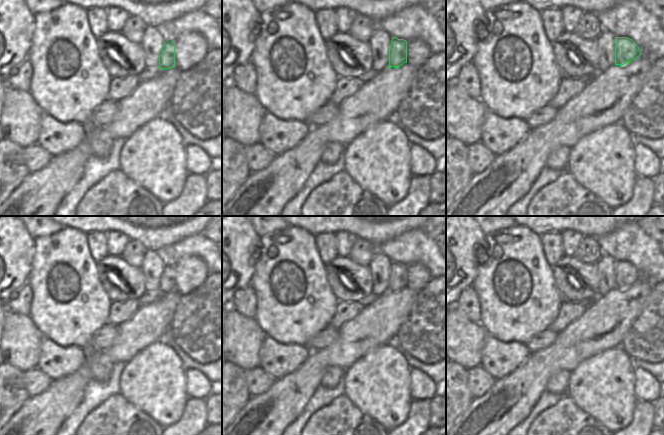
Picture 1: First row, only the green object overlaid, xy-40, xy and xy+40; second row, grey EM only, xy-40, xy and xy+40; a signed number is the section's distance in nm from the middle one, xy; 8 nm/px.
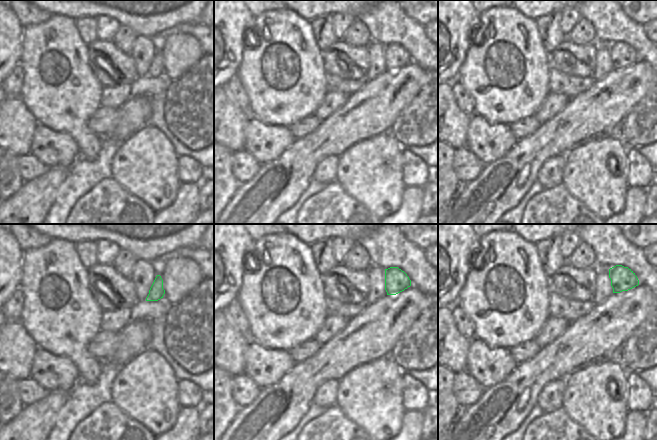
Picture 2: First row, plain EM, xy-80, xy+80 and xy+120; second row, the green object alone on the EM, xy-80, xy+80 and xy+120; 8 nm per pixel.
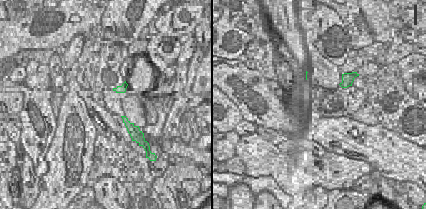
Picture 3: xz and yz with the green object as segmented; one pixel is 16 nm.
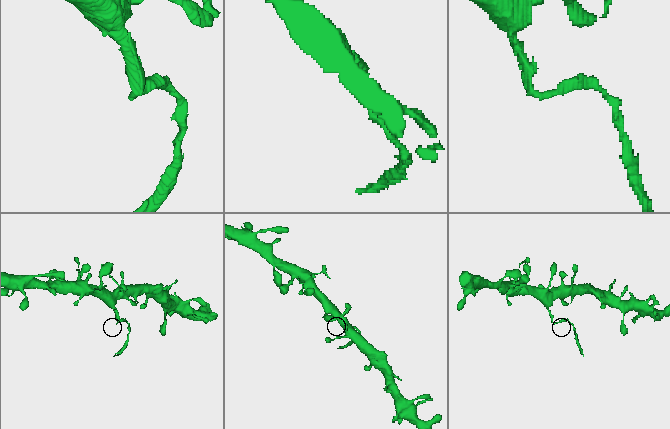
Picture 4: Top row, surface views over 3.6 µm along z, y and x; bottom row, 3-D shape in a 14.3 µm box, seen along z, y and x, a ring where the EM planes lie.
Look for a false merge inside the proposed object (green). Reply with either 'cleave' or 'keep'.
cleave

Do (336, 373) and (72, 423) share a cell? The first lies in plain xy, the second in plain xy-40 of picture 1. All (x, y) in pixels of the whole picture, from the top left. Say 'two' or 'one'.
two

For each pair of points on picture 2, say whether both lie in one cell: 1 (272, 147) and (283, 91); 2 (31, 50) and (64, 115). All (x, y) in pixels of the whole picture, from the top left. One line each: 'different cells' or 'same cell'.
1: different cells
2: same cell

